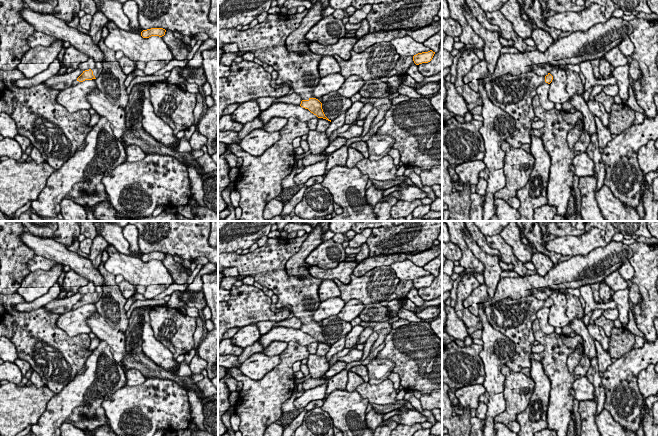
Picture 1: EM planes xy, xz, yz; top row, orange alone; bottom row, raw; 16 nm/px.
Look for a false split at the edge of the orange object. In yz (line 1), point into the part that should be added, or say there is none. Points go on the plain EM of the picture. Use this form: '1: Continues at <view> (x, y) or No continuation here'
1: No continuation here

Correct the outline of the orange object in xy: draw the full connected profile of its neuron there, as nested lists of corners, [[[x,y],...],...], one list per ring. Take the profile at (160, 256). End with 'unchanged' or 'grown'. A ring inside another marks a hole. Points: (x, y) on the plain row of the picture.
[[[151,252],[151,253],[147,253],[147,254],[143,254],[141,256],[141,260],[143,262],[149,262],[151,260],[159,260],[162,261],[165,259],[166,254],[163,252]]]; unchanged

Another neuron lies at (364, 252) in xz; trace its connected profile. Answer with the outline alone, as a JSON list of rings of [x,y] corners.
[[[365,243],[361,246],[361,250],[358,254],[356,254],[356,260],[355,262],[359,263],[362,260],[364,260],[365,258],[369,257],[370,250],[368,245]]]

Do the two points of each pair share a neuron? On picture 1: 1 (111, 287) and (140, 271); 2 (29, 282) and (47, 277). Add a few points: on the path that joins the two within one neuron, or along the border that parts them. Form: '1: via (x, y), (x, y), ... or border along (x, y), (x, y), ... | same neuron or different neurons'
1: border along (103, 263), (103, 266), (115, 275) | different neurons
2: via (33, 282), (43, 278) | same neuron

